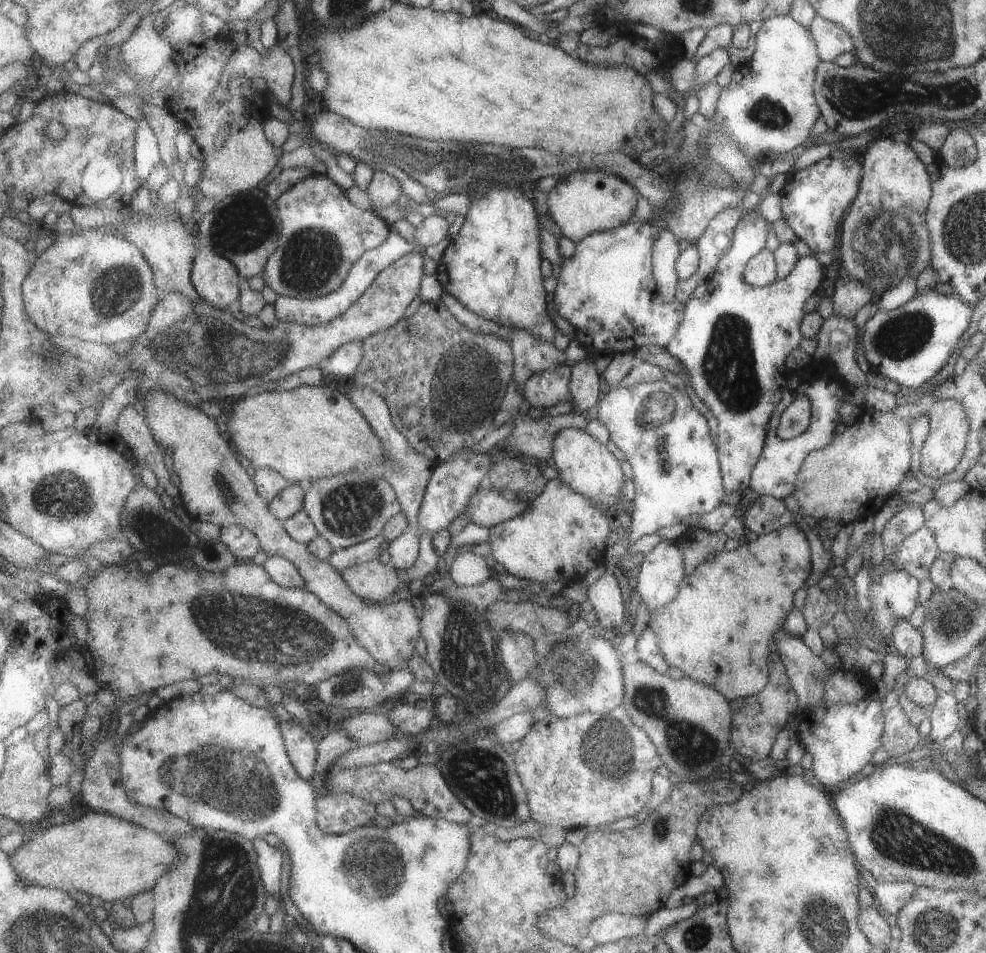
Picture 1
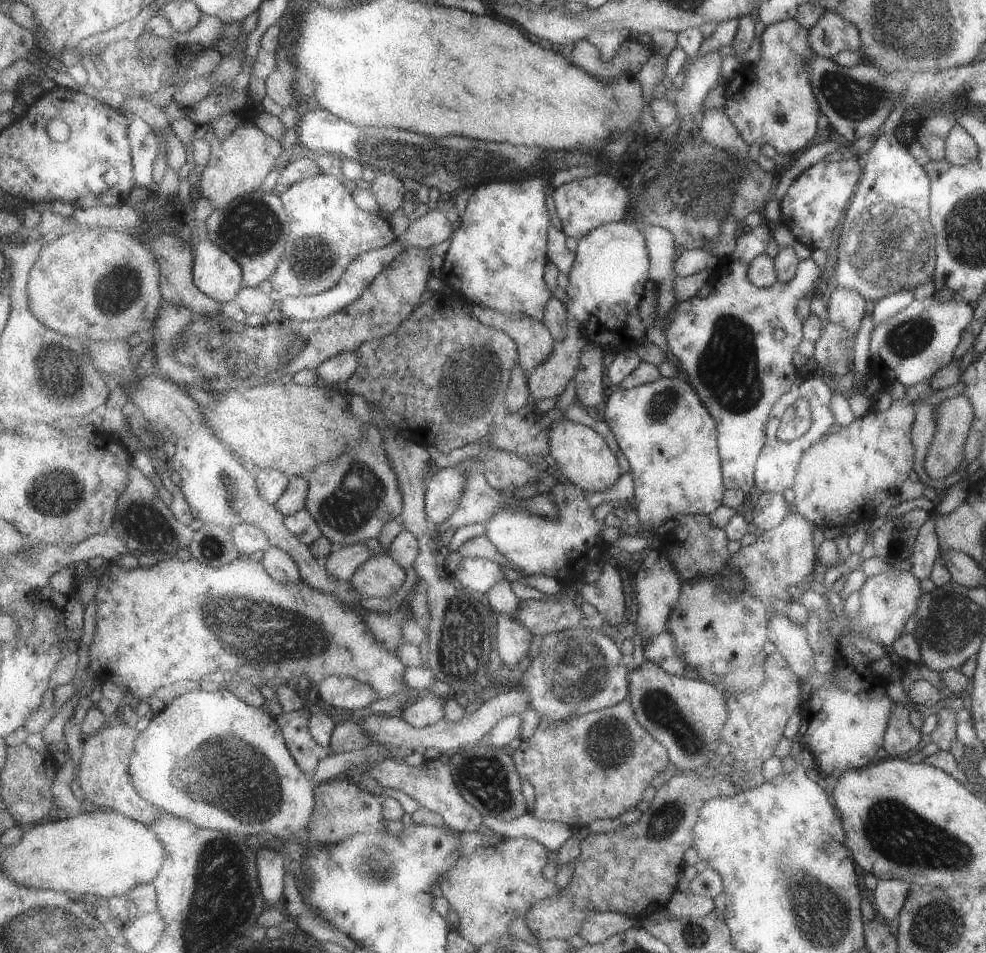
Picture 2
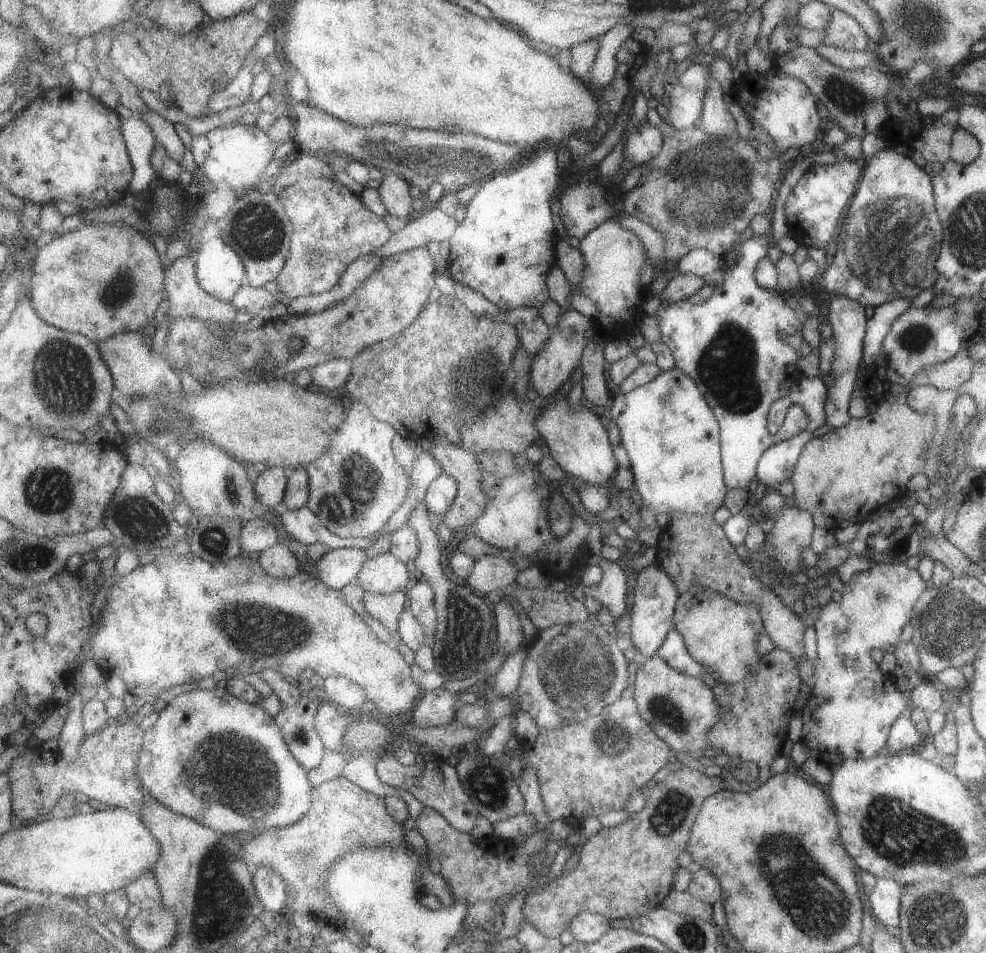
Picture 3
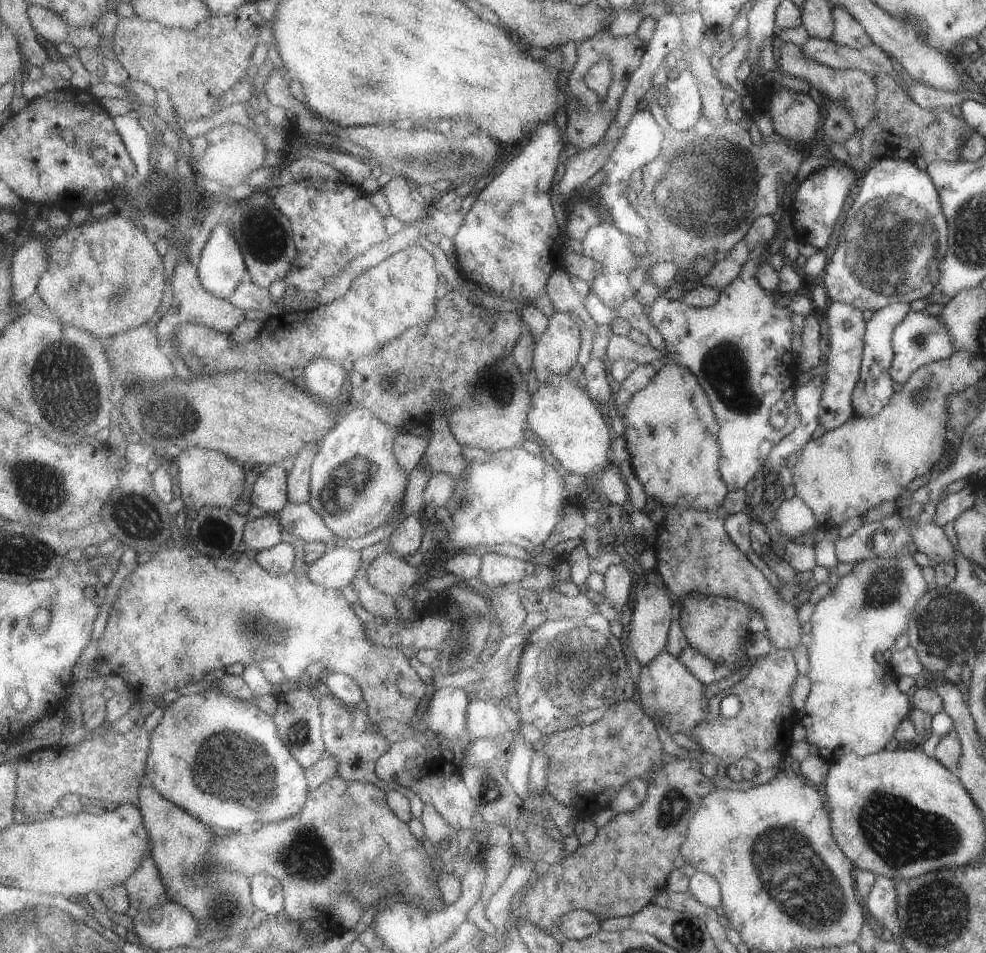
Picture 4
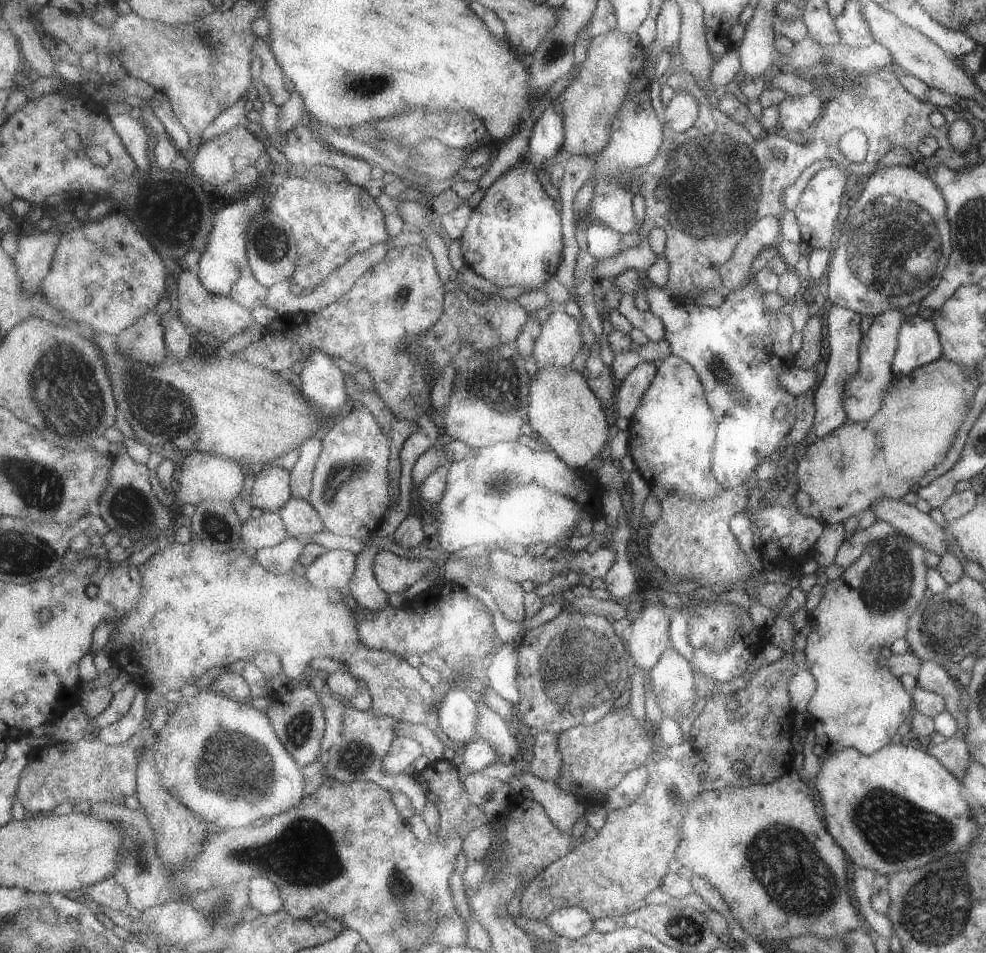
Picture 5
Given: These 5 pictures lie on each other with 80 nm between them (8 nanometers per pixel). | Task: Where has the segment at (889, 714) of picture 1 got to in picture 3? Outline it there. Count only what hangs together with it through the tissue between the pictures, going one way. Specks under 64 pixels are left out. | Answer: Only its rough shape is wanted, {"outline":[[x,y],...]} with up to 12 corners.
{"outline":[[910,710],[893,719],[884,746],[889,754],[916,750],[925,736]]}

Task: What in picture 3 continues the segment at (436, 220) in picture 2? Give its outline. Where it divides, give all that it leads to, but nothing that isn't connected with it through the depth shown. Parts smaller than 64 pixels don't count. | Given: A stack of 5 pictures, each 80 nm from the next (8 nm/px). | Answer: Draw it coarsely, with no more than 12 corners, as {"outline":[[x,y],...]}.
{"outline":[[428,205],[375,254],[385,259],[430,239],[449,241],[454,216]]}

